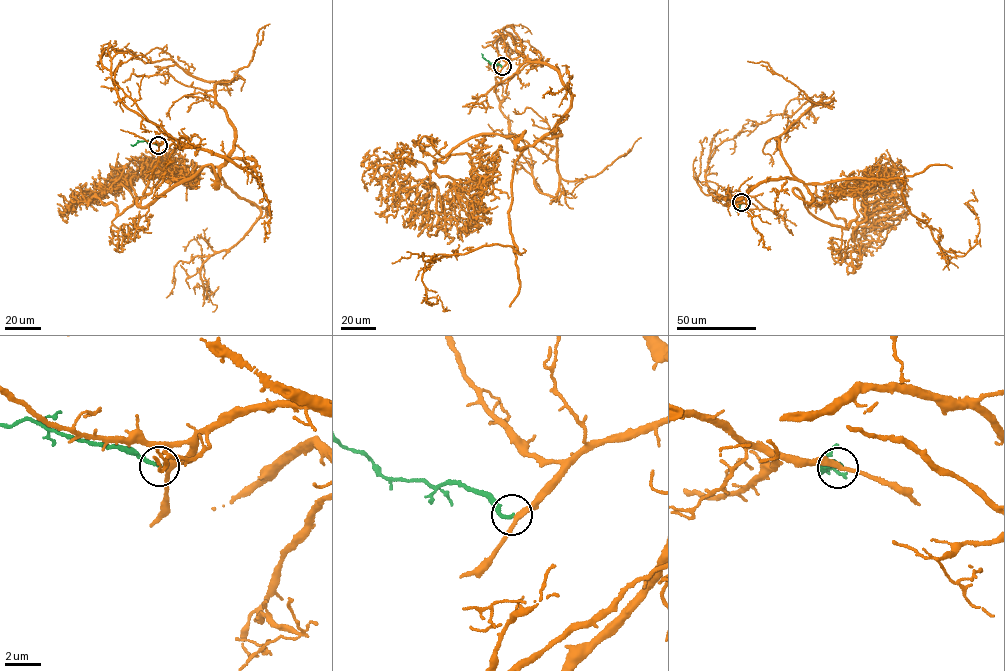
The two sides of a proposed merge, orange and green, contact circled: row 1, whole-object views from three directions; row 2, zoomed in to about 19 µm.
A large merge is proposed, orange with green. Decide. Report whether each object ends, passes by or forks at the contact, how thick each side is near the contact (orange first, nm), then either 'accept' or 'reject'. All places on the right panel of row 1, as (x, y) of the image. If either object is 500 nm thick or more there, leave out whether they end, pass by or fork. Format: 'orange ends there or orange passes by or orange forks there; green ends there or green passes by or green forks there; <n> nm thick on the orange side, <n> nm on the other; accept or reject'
orange passes by; green ends there; 280 nm thick on the orange side, 200 nm on the other; accept

